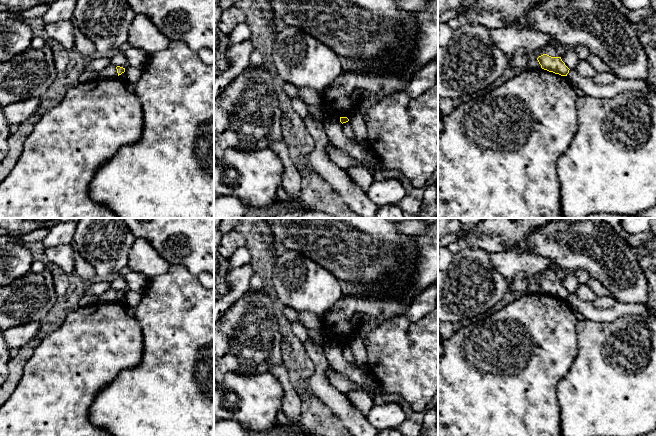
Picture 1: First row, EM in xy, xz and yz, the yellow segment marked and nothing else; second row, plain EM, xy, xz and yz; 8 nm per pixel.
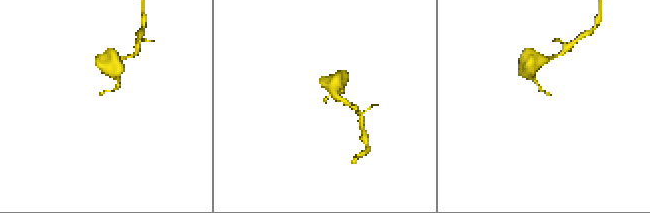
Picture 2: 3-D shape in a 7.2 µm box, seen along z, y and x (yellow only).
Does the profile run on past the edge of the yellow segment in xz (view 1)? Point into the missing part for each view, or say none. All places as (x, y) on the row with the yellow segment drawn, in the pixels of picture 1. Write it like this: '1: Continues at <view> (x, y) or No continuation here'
1: No continuation here

